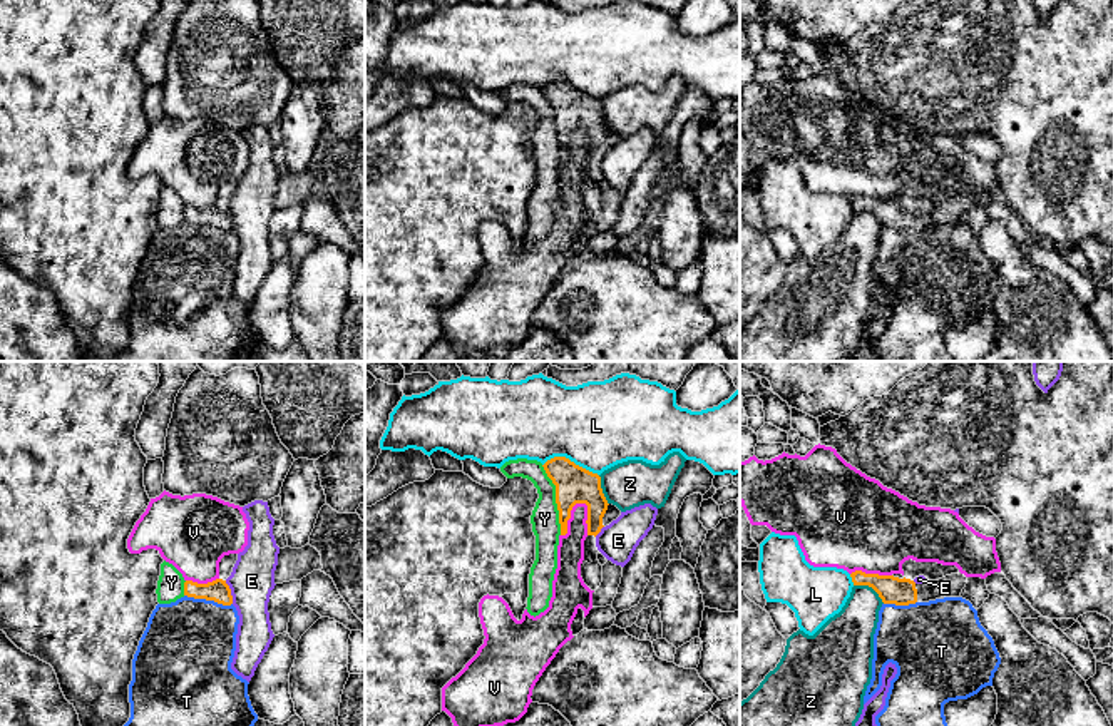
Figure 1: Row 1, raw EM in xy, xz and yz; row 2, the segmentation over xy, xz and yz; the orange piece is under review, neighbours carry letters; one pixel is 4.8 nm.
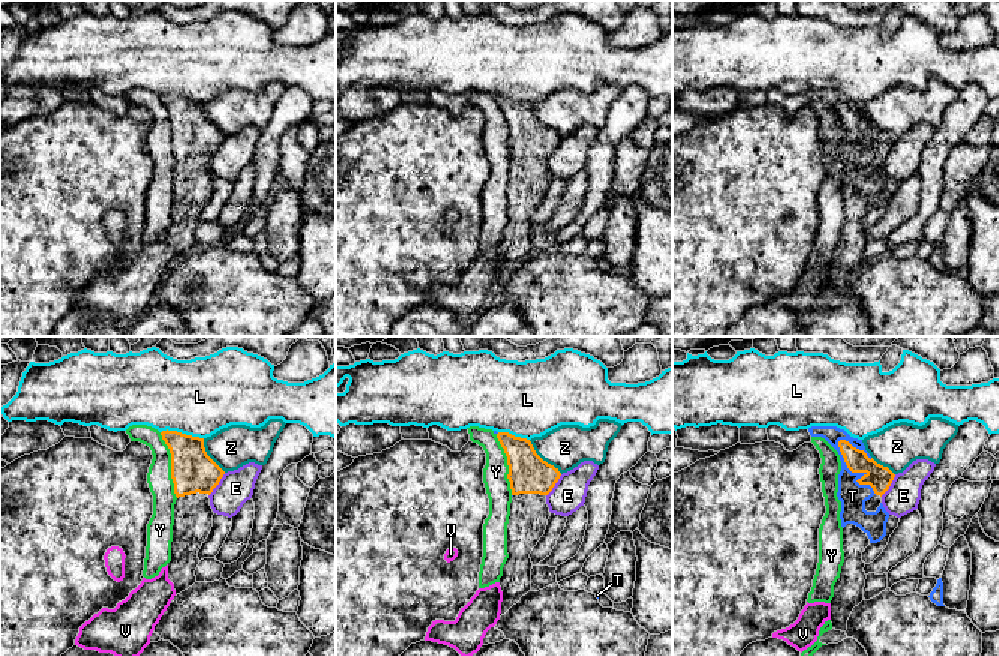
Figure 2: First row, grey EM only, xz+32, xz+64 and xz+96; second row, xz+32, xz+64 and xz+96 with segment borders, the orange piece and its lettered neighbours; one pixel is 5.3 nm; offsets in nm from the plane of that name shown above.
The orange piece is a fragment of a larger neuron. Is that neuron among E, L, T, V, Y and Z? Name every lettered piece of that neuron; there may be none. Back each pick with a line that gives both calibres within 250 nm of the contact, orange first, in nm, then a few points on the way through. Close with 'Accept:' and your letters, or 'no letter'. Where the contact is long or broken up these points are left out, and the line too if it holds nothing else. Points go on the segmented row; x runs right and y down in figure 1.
Accept: no letter

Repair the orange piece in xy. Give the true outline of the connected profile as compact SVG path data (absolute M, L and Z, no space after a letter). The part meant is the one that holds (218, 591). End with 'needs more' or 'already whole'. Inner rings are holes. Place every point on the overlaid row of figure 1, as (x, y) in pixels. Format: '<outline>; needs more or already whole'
M216 579L208 584L197 584L192 580L184 582L184 596L194 597L194 599L206 599L214 601L223 606L233 604L231 589L223 579Z; already whole

